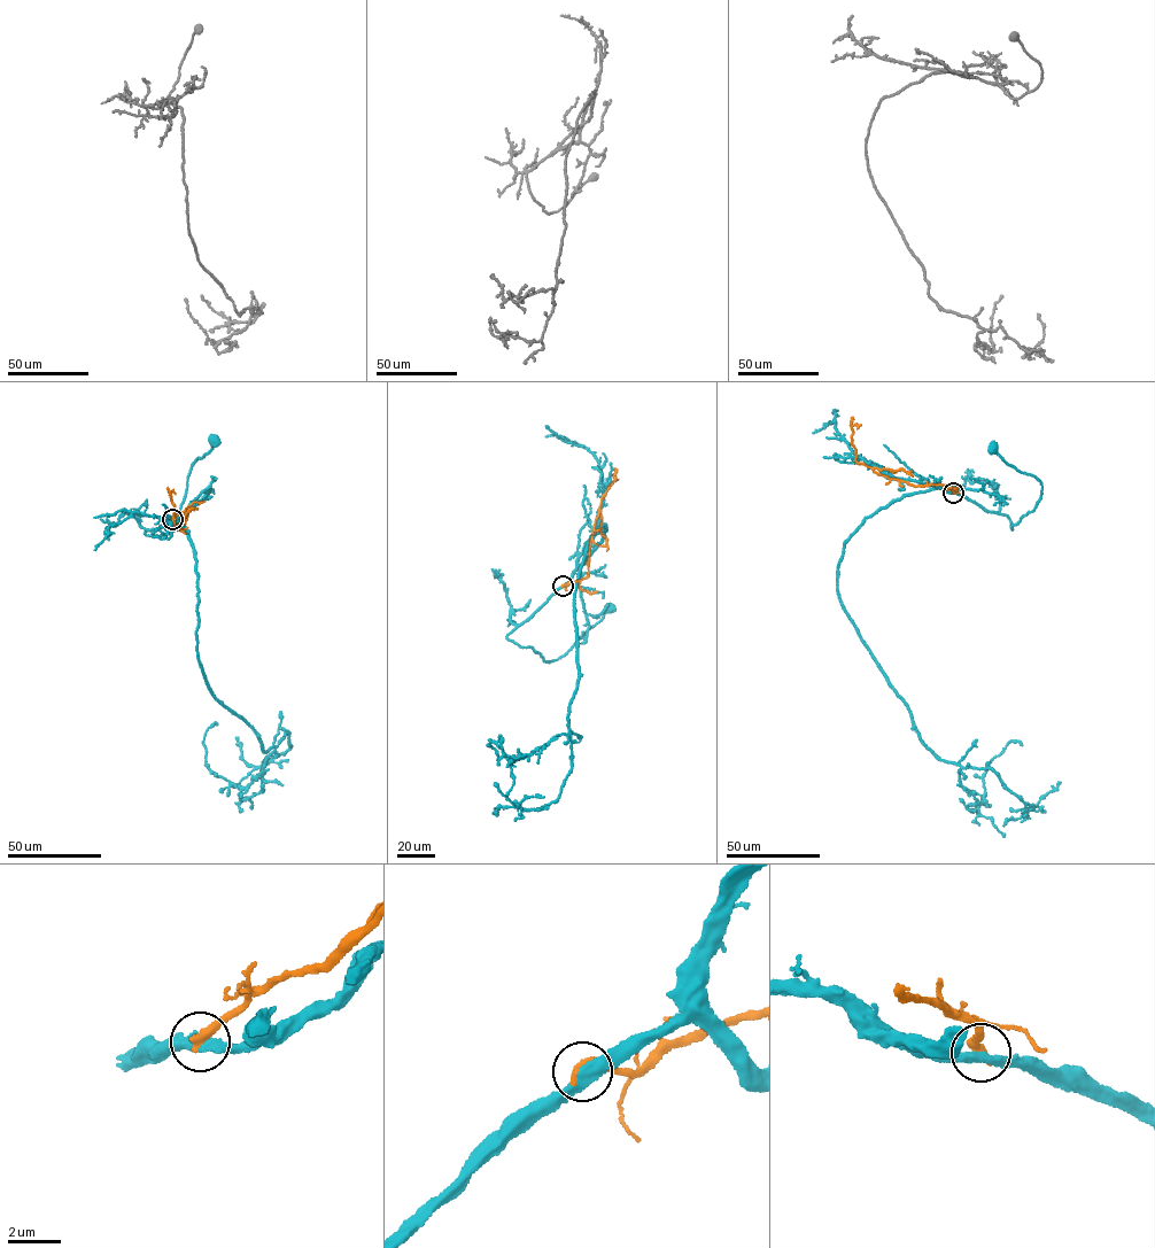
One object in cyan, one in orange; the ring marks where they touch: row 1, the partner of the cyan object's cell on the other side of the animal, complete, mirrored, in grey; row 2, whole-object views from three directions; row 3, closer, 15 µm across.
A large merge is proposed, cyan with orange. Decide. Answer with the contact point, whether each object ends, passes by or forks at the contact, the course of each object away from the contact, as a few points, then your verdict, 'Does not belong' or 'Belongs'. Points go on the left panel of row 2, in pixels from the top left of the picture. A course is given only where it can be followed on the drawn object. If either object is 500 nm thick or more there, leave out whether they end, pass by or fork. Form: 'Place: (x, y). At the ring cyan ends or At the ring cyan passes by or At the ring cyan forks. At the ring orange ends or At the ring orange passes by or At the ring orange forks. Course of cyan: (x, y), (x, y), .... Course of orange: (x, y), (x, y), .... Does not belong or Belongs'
Place: (172, 519). At the ring cyan passes by. At the ring orange ends. Course of cyan: (172, 519), (145, 534), (168, 533), (185, 497), (192, 465), (209, 451), (216, 439). Course of orange: (172, 519), (190, 509), (185, 522), (177, 529), (173, 528), (175, 505), (169, 493), (176, 494). Does not belong

